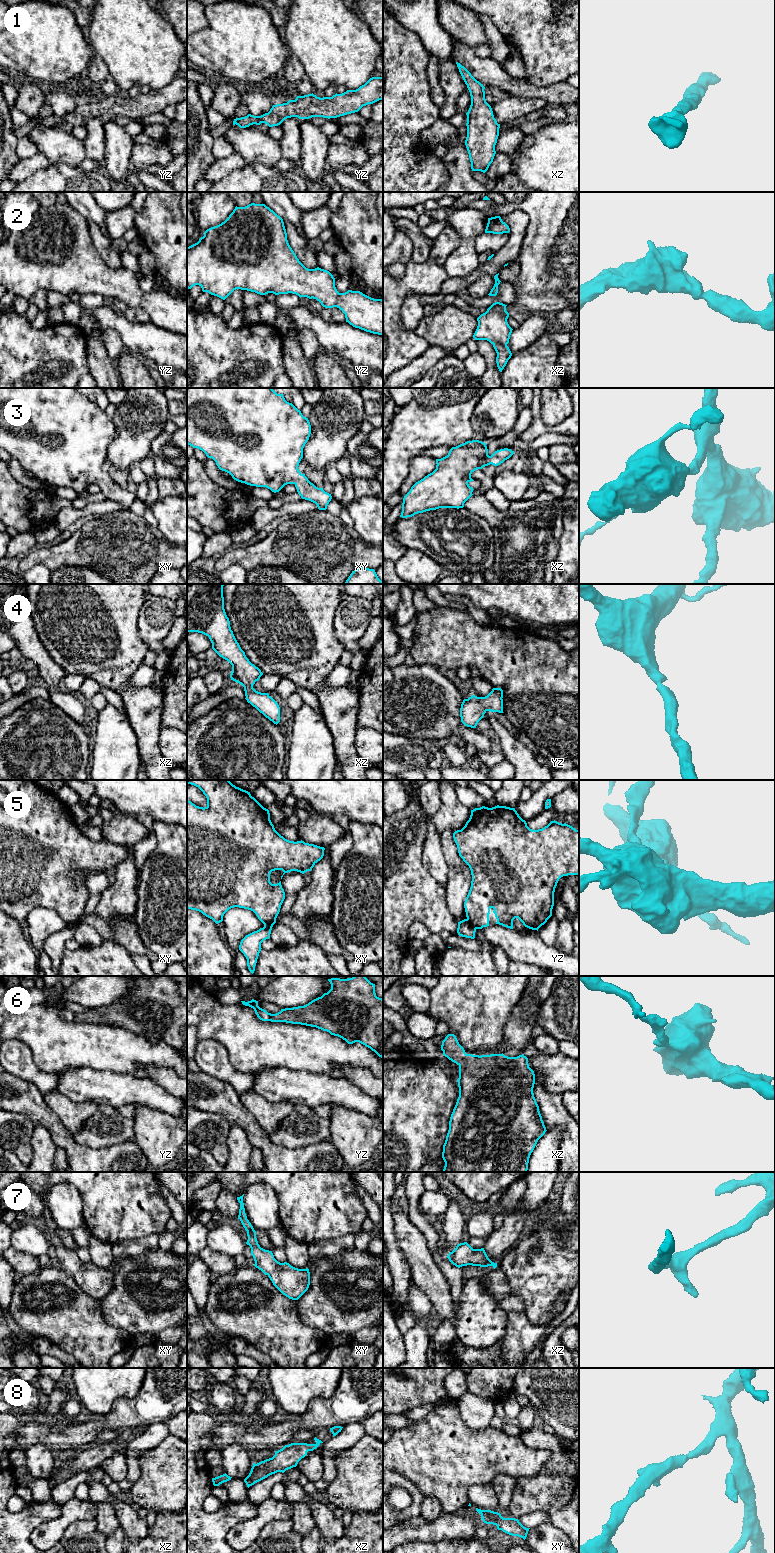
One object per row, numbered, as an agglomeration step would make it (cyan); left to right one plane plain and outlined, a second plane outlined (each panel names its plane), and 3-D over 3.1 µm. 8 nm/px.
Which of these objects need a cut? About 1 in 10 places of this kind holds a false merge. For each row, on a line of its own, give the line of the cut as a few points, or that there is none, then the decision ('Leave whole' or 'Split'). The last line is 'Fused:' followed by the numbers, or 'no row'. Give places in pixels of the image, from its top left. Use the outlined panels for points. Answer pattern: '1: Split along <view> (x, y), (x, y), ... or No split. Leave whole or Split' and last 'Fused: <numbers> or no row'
1: No split. Leave whole
2: No split. Leave whole
3: No split. Leave whole
4: No split. Leave whole
5: Split along yz (466, 919), (476, 928). Split
6: No split. Leave whole
7: No split. Leave whole
8: No split. Leave whole
Fused: 5

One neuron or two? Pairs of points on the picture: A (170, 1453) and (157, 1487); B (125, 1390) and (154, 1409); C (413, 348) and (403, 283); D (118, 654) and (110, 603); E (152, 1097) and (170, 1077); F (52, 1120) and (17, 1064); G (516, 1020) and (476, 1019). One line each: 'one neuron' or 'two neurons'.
A: one neuron
B: two neurons
C: one neuron
D: one neuron
E: two neurons
F: two neurons
G: two neurons

